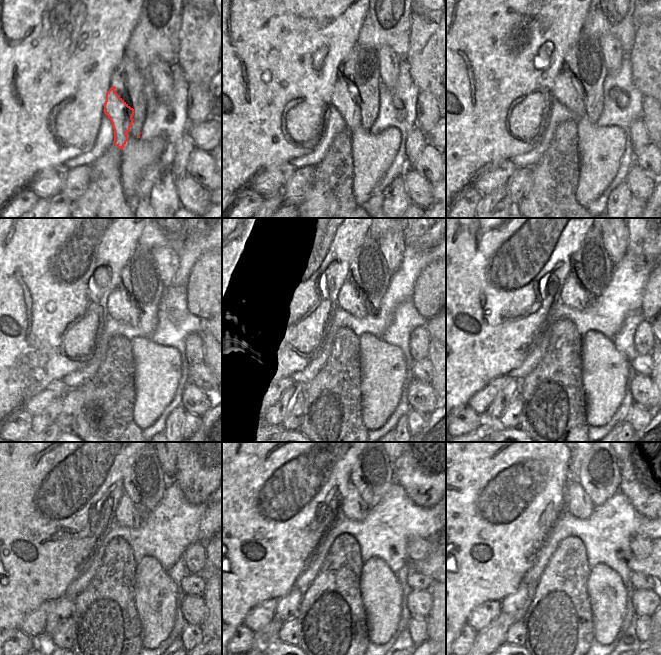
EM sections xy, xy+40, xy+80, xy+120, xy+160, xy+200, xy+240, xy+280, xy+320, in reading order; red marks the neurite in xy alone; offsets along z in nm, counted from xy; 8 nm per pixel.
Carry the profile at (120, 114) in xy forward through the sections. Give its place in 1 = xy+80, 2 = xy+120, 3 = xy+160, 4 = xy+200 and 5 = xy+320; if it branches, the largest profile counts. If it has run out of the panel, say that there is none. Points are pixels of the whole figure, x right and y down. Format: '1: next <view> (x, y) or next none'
1: next xy+80 (566, 87)
2: next xy+120 (120, 306)
3: next xy+160 (350, 300)
4: next xy+200 (573, 294)
5: next xy+320 (578, 503)

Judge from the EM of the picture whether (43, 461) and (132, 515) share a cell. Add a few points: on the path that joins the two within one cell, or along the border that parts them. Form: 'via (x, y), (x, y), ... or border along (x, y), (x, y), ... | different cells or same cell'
border along (124, 492), (118, 501), (114, 515), (115, 523) | different cells

